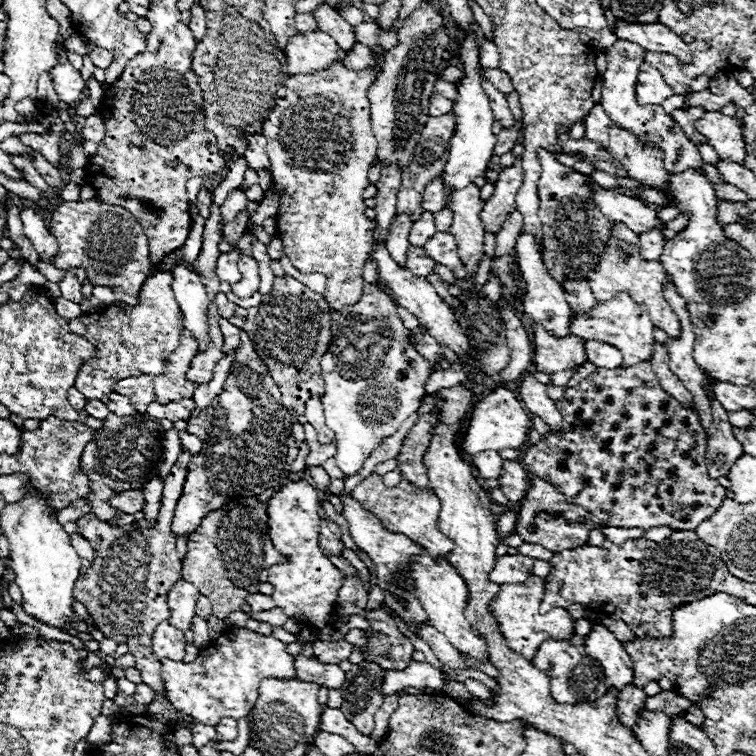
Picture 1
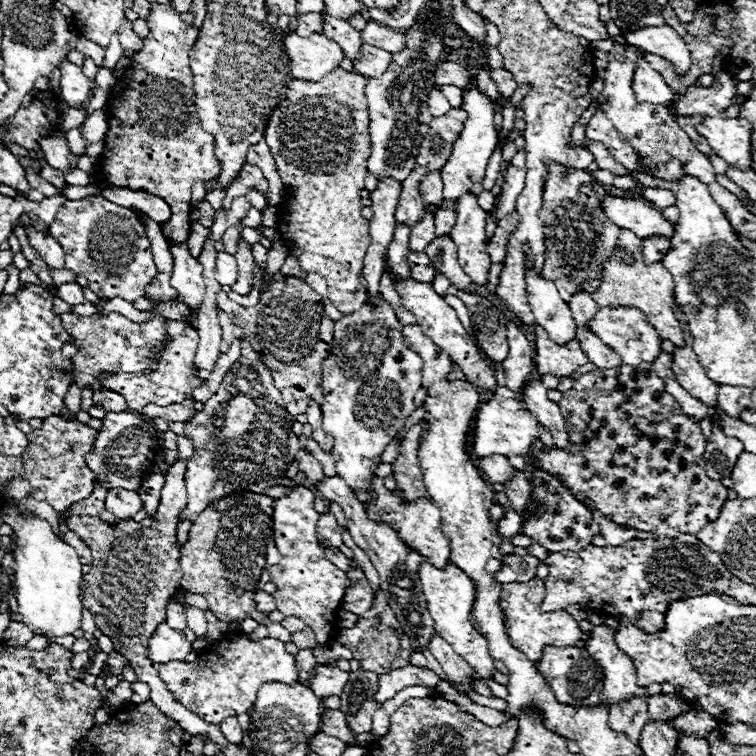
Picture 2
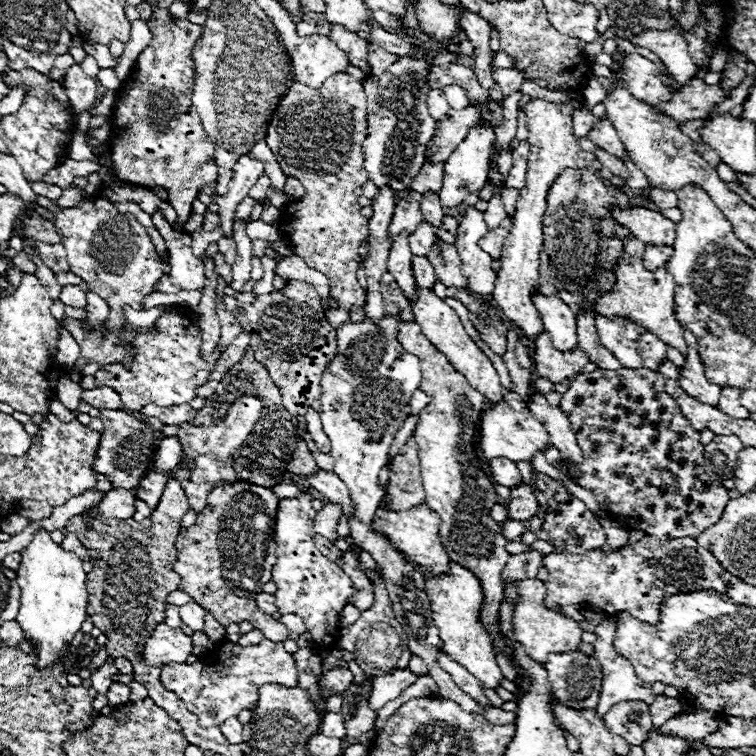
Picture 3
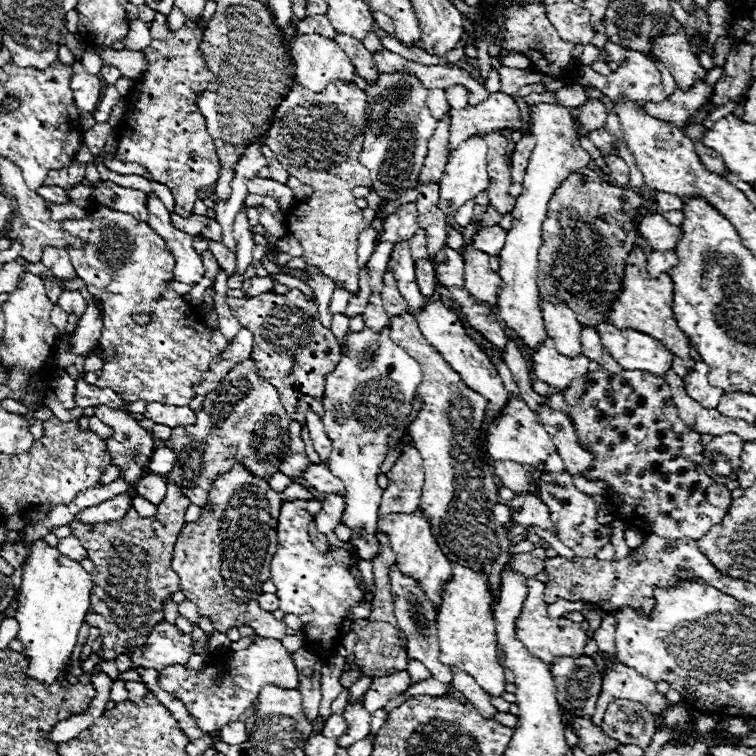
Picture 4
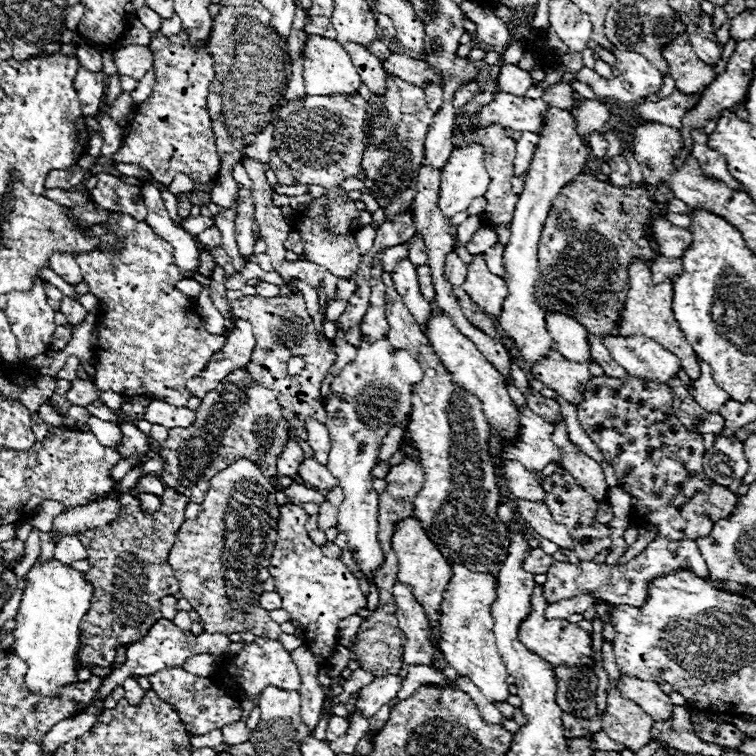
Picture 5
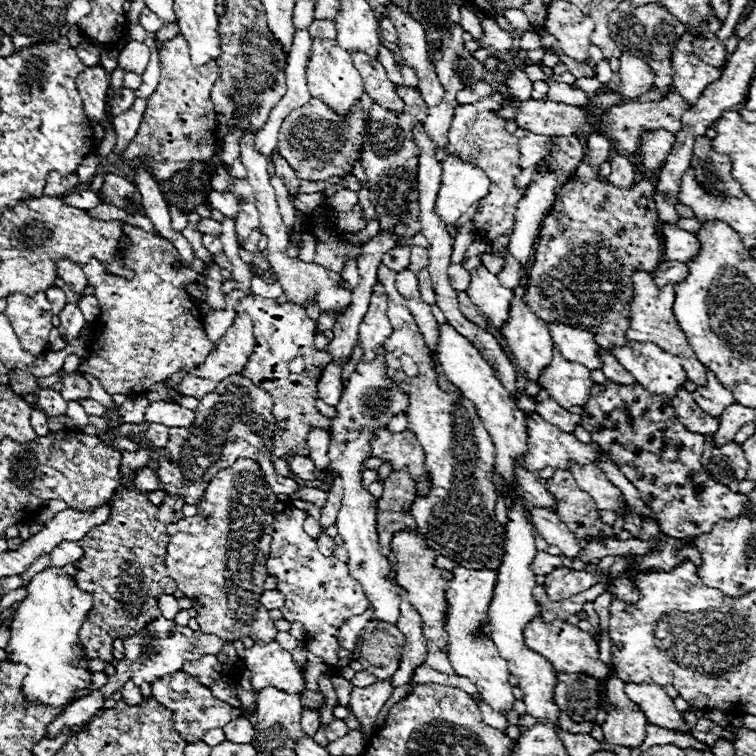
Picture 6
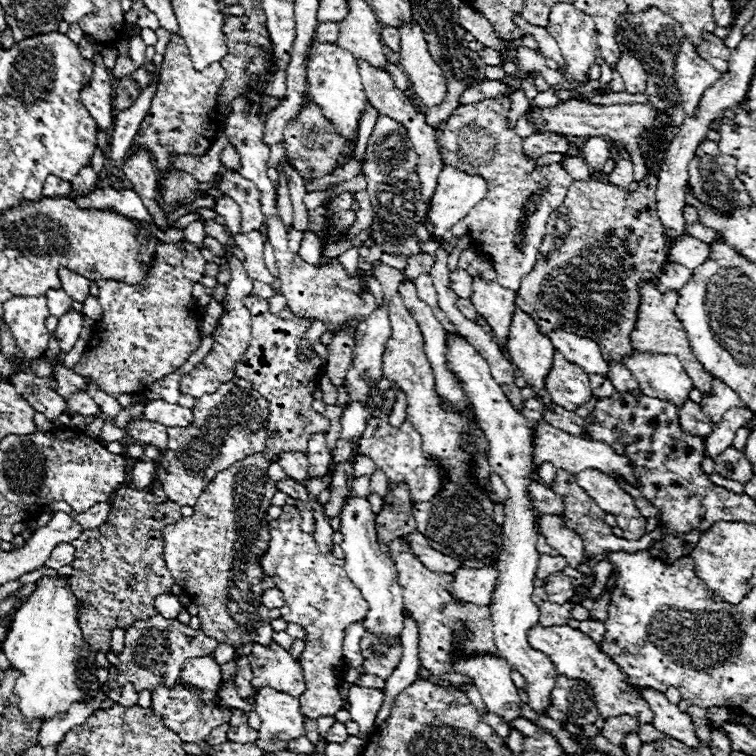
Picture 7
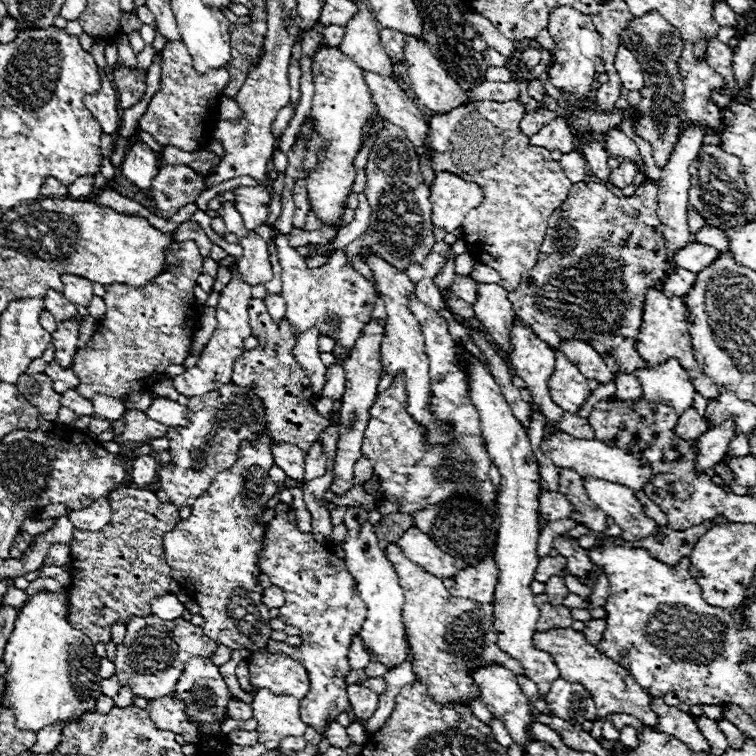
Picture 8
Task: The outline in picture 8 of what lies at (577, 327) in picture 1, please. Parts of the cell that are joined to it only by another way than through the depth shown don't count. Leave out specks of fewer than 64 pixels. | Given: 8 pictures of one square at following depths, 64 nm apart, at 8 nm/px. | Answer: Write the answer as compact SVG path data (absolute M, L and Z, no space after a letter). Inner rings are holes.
M670 358L658 366L646 364L646 368L636 370L634 376L638 378L644 390L644 398L648 402L664 402L672 406L678 414L692 406L696 390L690 376L676 358Z

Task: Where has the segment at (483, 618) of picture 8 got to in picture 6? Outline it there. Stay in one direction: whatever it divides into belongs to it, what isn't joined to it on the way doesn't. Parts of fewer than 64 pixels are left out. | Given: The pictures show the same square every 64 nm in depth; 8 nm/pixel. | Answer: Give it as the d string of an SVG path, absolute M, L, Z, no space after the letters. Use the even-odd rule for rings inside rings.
M402 530L400 534L396 534L392 538L392 552L394 552L396 564L398 564L396 582L398 582L398 586L402 586L408 592L408 600L412 602L412 606L416 606L416 610L420 612L420 616L424 620L424 638L428 642L426 664L430 668L446 674L446 670L442 670L442 668L446 668L444 662L448 662L448 656L446 656L448 636L446 636L446 630L444 630L444 616L446 616L444 586L452 578L452 572L440 570L440 568L434 566L436 552L426 544L424 538L420 538L418 530Z

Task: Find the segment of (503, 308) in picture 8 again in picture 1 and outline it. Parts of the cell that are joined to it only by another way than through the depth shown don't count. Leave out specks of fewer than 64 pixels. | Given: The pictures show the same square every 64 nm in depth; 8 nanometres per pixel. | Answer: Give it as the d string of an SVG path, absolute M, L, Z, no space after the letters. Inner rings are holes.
M472 184L466 186L464 190L452 190L448 200L450 200L448 208L454 214L450 234L458 242L458 254L460 260L466 264L466 272L474 276L478 262L484 256L484 228L480 222L482 212L480 188Z

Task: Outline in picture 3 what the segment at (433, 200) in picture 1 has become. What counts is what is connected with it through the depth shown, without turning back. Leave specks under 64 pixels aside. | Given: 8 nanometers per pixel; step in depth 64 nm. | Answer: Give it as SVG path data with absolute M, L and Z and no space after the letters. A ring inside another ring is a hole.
M424 164L422 170L420 170L420 174L412 182L412 190L420 192L420 194L424 194L424 192L430 190L430 192L438 194L438 190L442 186L442 174L444 174L444 166L442 164L436 164L436 166Z

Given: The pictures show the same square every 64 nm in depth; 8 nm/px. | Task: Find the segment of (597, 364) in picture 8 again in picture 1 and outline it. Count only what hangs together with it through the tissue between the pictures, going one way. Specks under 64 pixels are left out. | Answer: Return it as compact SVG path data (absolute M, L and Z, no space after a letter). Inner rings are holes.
M520 232L516 236L516 244L514 244L514 252L518 256L518 264L520 264L520 270L522 270L522 276L528 284L528 290L526 290L526 298L524 298L524 312L530 314L530 318L534 322L540 322L544 324L546 330L550 330L552 334L556 336L566 336L570 334L568 332L568 322L570 322L570 316L572 316L572 310L566 302L566 292L562 290L562 286L548 274L546 266L544 266L544 260L542 260L542 252L534 240L532 234L524 234Z

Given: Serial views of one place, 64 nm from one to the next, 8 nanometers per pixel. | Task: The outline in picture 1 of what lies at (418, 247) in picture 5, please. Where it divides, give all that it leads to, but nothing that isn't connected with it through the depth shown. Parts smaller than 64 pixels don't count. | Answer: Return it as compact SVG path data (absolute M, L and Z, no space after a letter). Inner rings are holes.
M424 212L414 224L412 224L412 230L410 230L410 244L412 246L424 246L426 240L436 232L436 226L434 226L434 216Z

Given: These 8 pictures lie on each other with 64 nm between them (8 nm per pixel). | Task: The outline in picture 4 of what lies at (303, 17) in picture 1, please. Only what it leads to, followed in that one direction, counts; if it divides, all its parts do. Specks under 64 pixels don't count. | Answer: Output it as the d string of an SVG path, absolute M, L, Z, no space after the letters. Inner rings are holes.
M306 16L304 20L298 22L298 34L320 34L326 38L332 38L336 34L336 30L332 28L332 24L328 22L326 16Z

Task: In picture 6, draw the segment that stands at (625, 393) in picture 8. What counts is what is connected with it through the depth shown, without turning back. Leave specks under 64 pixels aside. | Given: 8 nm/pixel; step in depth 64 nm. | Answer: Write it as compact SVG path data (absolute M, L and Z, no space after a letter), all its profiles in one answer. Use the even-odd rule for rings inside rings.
M598 348L598 354L600 354L600 360L602 360L602 372L608 380L612 382L618 382L618 384L632 384L636 382L628 370L624 370L624 366L620 366L620 362L616 362L616 358L604 350L604 348Z

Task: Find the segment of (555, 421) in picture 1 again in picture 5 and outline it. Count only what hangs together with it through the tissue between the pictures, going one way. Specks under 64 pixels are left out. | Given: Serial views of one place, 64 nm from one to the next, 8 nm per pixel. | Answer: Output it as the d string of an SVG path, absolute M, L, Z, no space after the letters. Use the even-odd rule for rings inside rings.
M560 420L554 424L554 434L552 440L556 442L556 446L560 446L562 452L562 468L568 470L580 484L586 486L586 490L600 502L608 502L608 484L604 480L604 472L600 468L600 464L596 460L592 460L590 456L586 456L584 452L580 452L570 436L568 436L568 428L566 422Z

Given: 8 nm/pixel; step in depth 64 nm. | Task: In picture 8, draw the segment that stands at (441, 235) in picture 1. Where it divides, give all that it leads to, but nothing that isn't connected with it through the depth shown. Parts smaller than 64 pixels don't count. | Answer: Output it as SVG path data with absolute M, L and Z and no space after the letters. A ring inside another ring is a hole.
M456 276L452 280L450 290L452 290L452 294L456 294L458 298L462 298L470 304L476 302L476 282L470 276Z

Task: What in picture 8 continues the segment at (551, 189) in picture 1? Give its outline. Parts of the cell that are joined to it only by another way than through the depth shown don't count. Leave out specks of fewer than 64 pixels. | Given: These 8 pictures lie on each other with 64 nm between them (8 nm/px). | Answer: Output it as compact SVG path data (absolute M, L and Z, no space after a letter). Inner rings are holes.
M646 178L632 196L624 196L620 188L600 182L576 182L564 206L552 212L548 220L548 234L540 246L536 266L524 274L520 286L508 294L514 314L534 330L550 348L558 348L562 338L576 338L590 342L604 358L612 372L634 374L644 366L634 342L642 322L642 308L646 288L654 288L668 270L666 240L662 236L664 224L658 220L658 186Z

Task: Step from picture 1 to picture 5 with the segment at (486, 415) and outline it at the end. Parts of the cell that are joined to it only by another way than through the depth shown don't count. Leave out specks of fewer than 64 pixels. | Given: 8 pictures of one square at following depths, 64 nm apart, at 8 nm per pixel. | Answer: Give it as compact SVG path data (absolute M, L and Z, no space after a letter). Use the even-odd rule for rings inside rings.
M516 406L520 410L520 436L516 444L508 444L500 450L502 460L518 460L526 470L542 472L552 460L560 460L560 448L552 442L552 424L534 414L528 406Z

